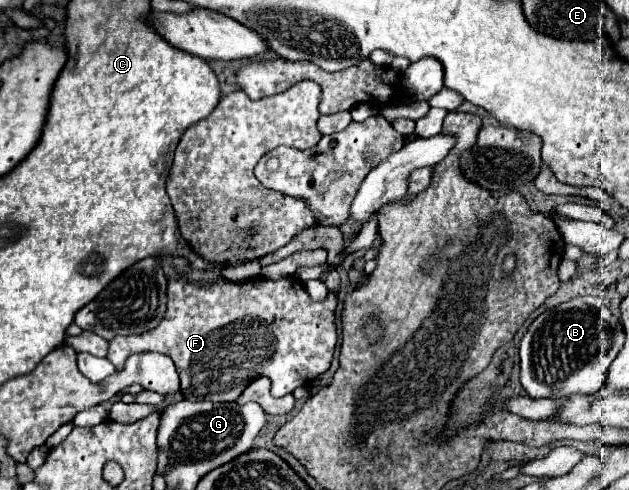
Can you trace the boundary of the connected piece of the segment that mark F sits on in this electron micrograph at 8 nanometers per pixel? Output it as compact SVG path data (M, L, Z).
M184 278L168 282L168 304L162 322L144 334L114 336L108 348L108 360L116 370L124 368L130 354L154 350L170 356L180 374L180 392L186 400L208 400L208 402L234 402L250 382L260 376L272 380L272 396L280 398L292 394L294 388L310 384L318 374L330 368L330 360L336 346L336 324L334 310L338 298L328 294L324 302L312 302L304 284L298 278L252 278L246 282L220 280L212 286L188 282Z

